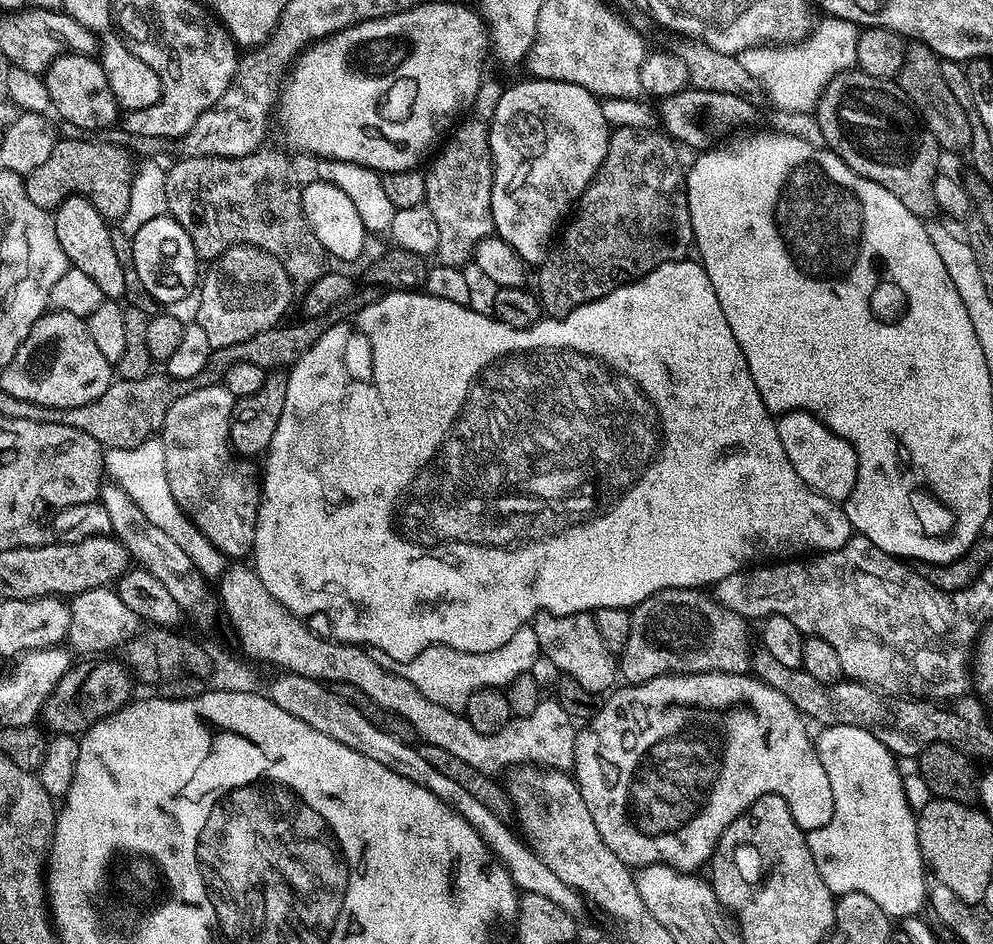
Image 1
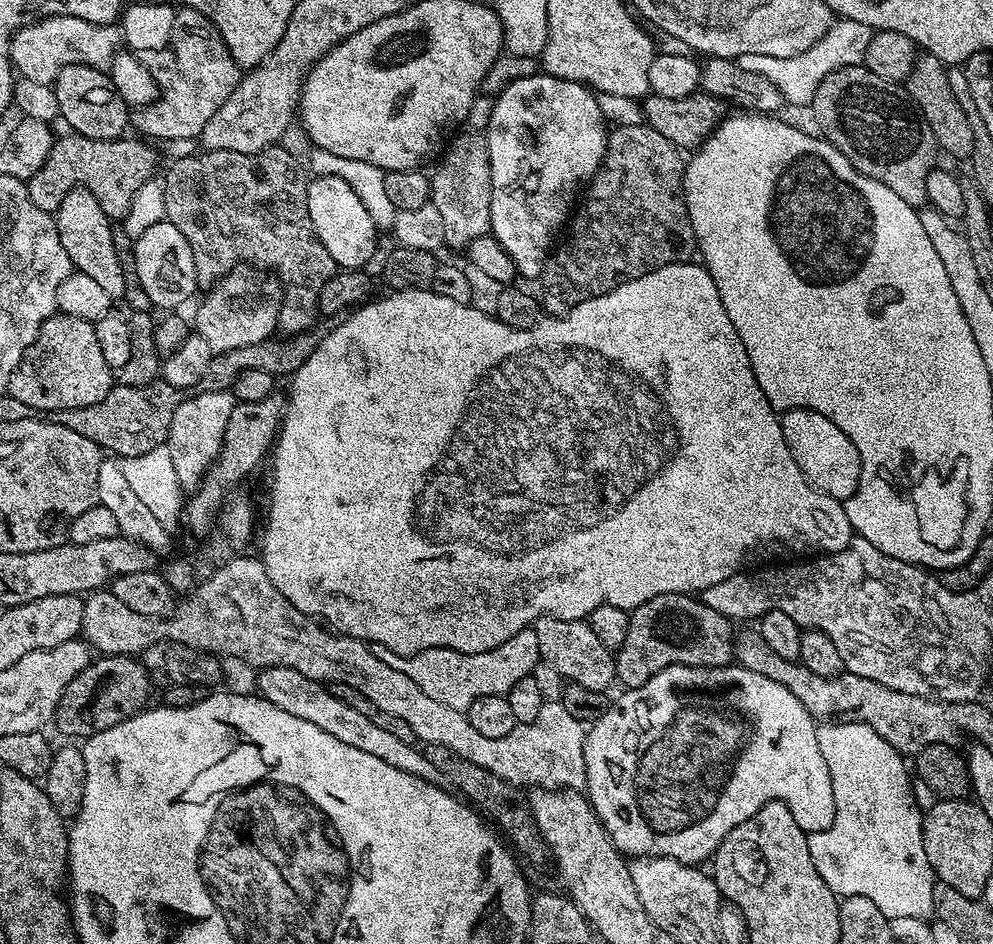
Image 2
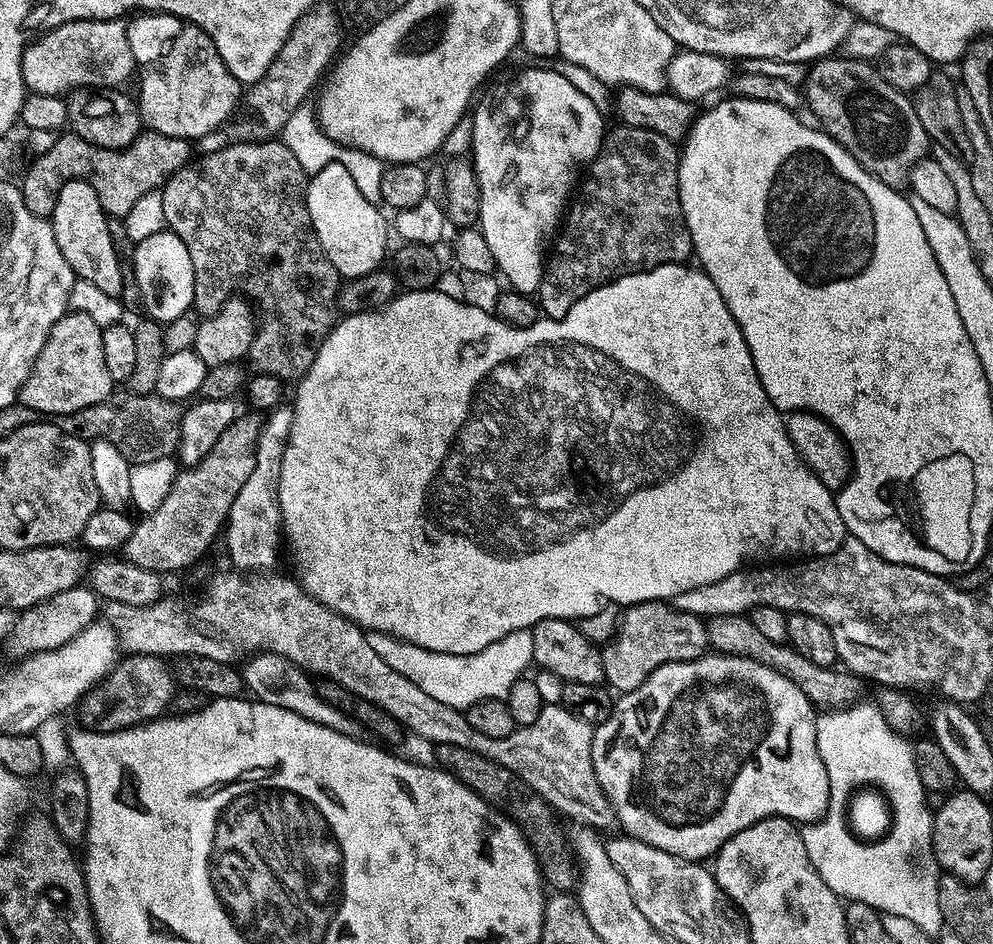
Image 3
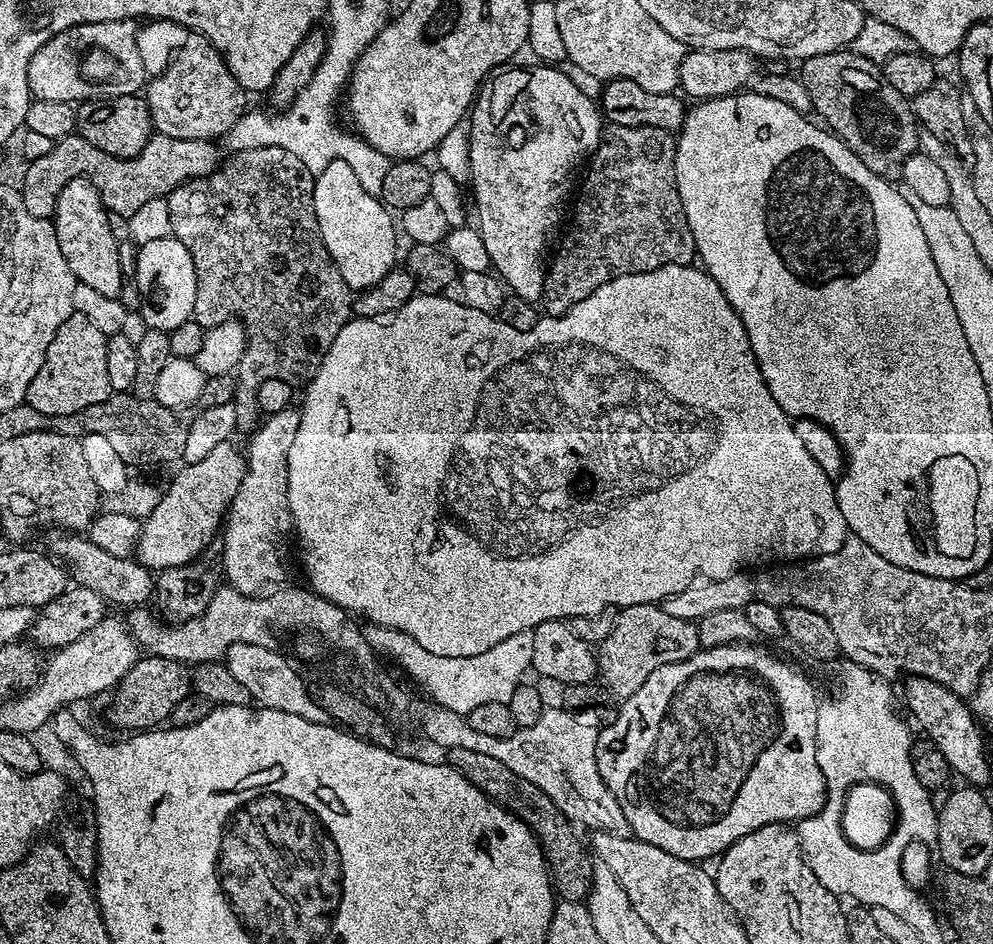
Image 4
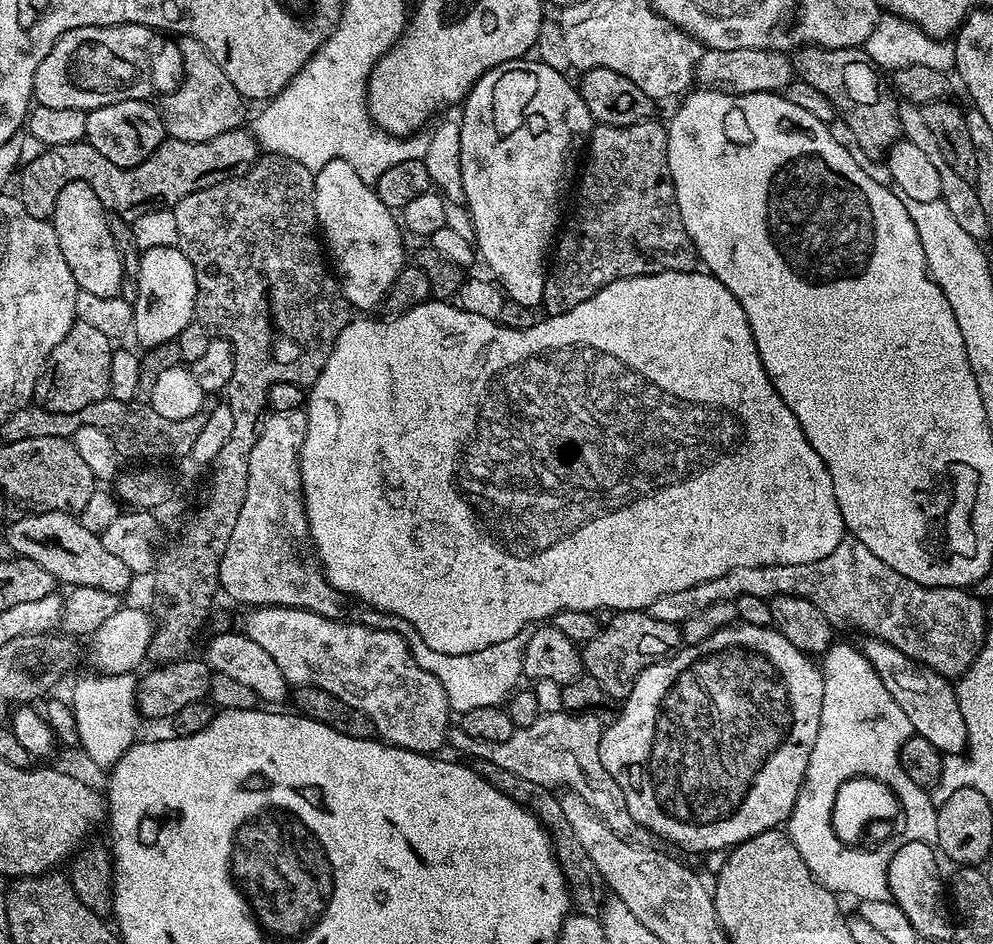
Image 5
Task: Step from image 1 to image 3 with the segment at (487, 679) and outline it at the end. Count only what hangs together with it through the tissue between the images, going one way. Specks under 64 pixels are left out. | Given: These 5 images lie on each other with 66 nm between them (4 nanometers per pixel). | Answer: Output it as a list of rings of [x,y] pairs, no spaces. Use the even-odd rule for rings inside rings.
[[[526,628],[514,630],[514,634],[494,642],[494,646],[486,646],[486,650],[478,650],[478,654],[442,654],[414,646],[385,632],[368,632],[367,638],[374,654],[378,654],[386,666],[398,670],[402,678],[410,678],[414,686],[419,686],[424,693],[430,694],[430,698],[442,702],[442,706],[461,710],[474,706],[474,702],[506,700],[514,682],[534,664],[534,638]]]

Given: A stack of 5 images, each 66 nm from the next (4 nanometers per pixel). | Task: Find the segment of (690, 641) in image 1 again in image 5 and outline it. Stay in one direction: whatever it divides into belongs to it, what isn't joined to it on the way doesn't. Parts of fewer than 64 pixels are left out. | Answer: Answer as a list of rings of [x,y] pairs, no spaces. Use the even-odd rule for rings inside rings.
[[[646,610],[617,611],[613,616],[616,617],[609,624],[607,621],[590,642],[582,645],[582,668],[587,675],[594,678],[594,682],[598,682],[598,686],[602,686],[602,690],[606,690],[606,694],[622,702],[630,694],[632,684],[638,678],[638,674],[642,674],[642,670],[660,664],[680,651],[682,632],[677,625],[670,622],[658,622],[658,618],[654,618]]]

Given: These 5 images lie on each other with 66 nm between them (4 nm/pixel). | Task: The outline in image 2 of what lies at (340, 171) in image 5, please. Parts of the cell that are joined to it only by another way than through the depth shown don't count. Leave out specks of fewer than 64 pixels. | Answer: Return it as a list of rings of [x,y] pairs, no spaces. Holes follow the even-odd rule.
[[[316,176],[308,184],[308,209],[310,222],[326,250],[330,250],[330,258],[334,258],[337,269],[360,270],[364,263],[376,252],[376,223],[366,214],[362,200],[358,198],[350,186],[337,176]]]

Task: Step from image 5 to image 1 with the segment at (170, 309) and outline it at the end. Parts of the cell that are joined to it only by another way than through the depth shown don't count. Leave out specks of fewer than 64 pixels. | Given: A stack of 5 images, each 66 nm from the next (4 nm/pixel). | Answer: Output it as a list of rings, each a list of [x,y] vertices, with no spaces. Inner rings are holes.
[[[171,214],[153,218],[138,230],[132,237],[134,246],[134,270],[138,270],[138,278],[142,278],[142,286],[150,290],[150,294],[162,306],[176,304],[188,296],[188,291],[198,284],[196,264],[198,257],[194,250],[194,242],[190,242],[190,234],[182,230],[182,226]]]

